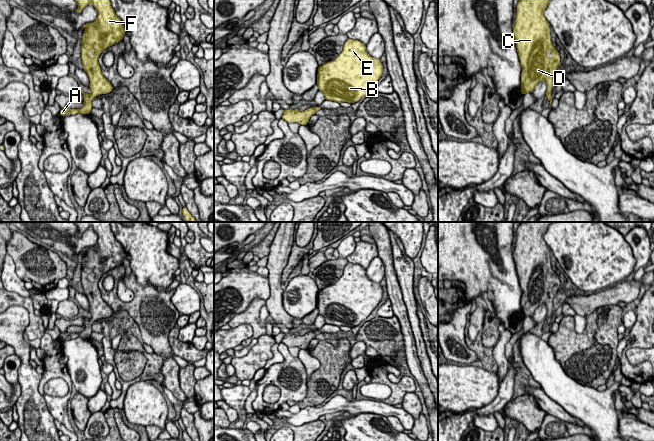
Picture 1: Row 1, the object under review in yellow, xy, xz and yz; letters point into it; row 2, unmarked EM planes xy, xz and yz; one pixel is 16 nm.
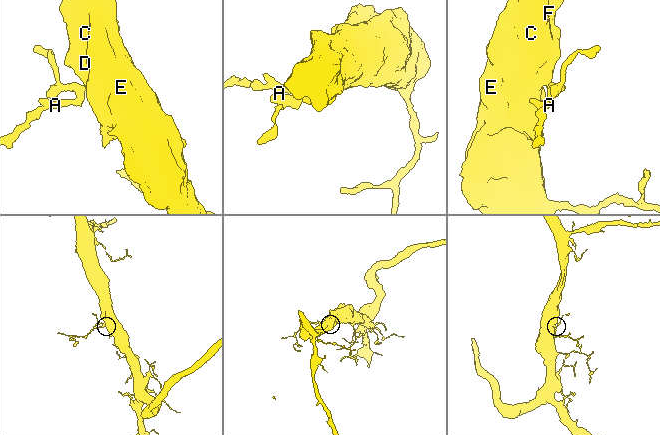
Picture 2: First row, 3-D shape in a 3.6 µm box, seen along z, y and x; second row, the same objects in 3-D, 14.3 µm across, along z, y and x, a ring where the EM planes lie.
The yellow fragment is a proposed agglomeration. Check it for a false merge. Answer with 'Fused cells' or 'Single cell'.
Single cell

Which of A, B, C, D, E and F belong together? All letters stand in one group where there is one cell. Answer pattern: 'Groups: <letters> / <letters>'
Groups: A B C D E F

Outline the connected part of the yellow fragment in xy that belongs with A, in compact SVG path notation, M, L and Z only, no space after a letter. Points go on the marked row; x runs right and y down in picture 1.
M75 0L78 4L77 14L80 14L81 11L89 4L92 3L93 6L98 11L97 19L93 23L85 24L85 31L81 40L81 59L83 64L83 70L88 74L90 80L90 89L92 94L89 95L83 91L81 93L84 95L85 105L77 109L62 109L59 114L62 117L65 117L67 113L75 115L77 113L89 115L92 109L92 100L100 94L107 94L113 90L113 86L110 82L102 75L100 65L98 63L98 58L103 50L108 47L120 42L123 40L124 33L126 28L123 25L121 19L115 14L114 9L111 6L110 0Z

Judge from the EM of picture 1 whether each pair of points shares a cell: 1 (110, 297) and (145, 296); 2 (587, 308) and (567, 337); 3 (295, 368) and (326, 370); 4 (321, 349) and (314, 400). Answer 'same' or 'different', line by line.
1: same
2: different
3: different
4: same

